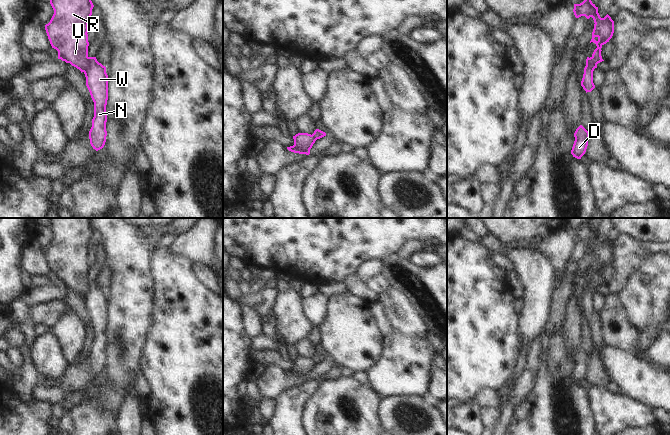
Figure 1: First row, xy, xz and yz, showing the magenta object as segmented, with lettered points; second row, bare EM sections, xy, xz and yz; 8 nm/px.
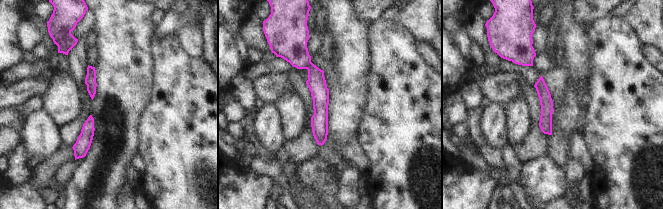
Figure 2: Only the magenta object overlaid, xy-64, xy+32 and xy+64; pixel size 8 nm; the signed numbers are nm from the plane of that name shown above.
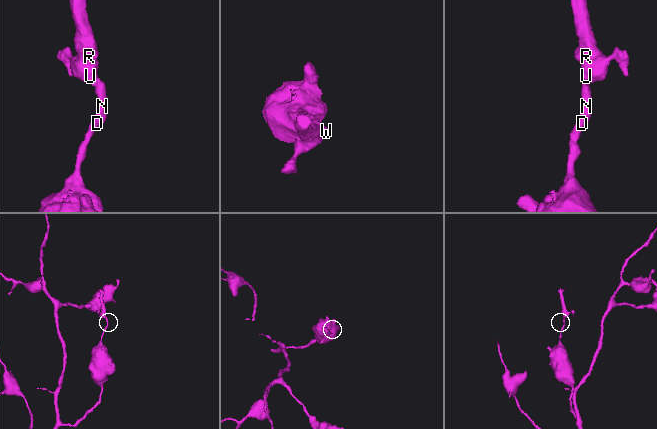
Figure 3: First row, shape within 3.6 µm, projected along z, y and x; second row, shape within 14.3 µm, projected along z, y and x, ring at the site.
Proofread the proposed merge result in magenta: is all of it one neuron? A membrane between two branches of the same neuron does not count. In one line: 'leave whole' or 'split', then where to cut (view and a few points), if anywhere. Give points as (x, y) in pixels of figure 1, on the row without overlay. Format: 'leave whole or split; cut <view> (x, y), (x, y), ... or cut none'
split; cut xy (89, 281), (88, 291), (84, 296)

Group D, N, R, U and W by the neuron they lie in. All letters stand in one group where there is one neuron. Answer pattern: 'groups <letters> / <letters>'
groups D N W / R U

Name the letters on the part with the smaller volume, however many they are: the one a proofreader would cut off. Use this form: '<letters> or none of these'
R, U

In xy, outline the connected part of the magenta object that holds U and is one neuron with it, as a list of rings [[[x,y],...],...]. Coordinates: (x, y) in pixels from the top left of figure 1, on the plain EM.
[[[50,218],[50,228],[54,238],[45,254],[52,272],[58,275],[58,283],[85,296],[89,290],[88,245],[94,231],[90,218]]]

